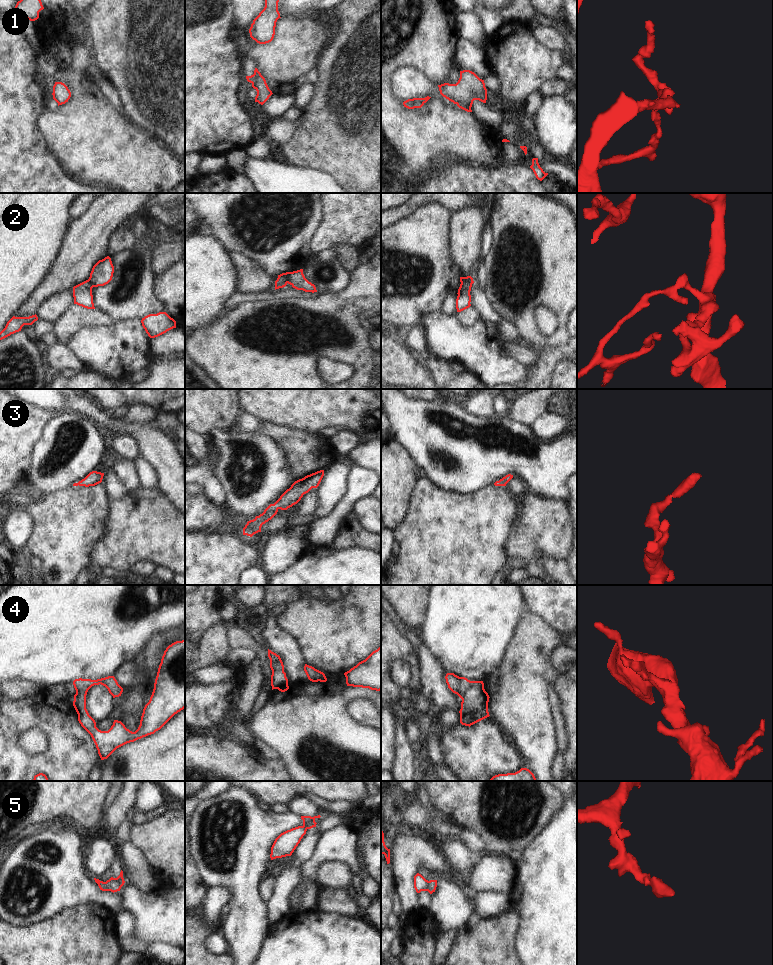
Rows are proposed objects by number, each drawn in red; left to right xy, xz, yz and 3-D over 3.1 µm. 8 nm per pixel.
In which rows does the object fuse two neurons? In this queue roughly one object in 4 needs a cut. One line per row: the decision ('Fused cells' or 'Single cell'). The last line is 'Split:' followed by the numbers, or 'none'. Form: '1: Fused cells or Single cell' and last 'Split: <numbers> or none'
1: Fused cells
2: Fused cells
3: Single cell
4: Fused cells
5: Fused cells
Split: 1, 2, 4, 5.

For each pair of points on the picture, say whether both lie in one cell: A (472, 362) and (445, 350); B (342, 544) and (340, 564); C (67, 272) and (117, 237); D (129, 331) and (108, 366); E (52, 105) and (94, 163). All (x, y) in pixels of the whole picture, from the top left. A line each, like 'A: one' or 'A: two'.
A: one
B: two
C: two
D: one
E: two

